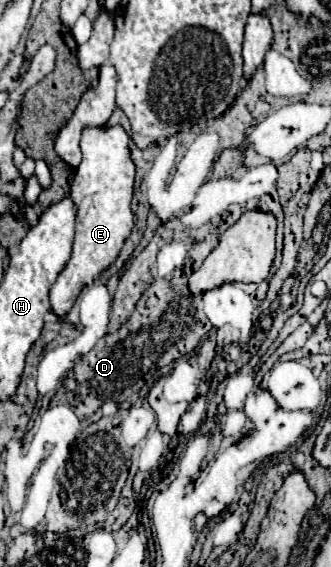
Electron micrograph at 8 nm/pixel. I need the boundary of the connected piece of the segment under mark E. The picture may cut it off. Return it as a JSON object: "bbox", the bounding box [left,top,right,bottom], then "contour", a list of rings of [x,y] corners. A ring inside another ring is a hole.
{"bbox":[51,125,135,317],"contour":[[[103,125],[103,129],[87,127],[81,133],[83,161],[75,171],[75,179],[69,191],[77,207],[75,243],[63,273],[59,273],[57,281],[51,287],[51,307],[59,317],[69,313],[79,291],[117,259],[123,241],[133,229],[131,197],[135,181],[135,163],[131,159],[127,143],[129,135],[121,125]]]}

